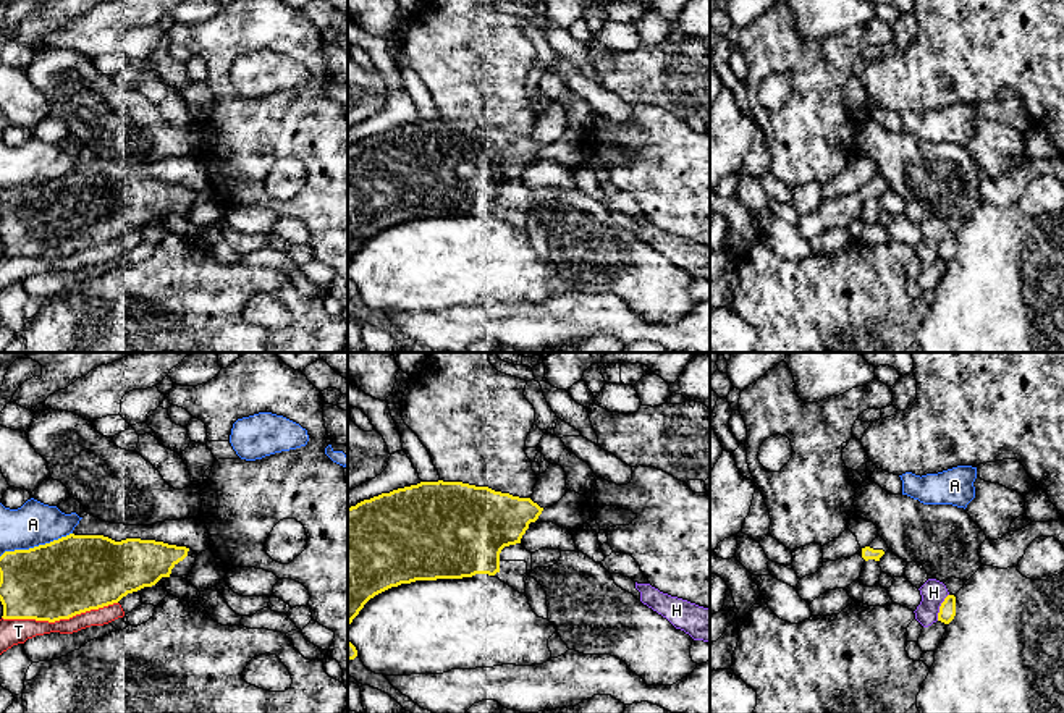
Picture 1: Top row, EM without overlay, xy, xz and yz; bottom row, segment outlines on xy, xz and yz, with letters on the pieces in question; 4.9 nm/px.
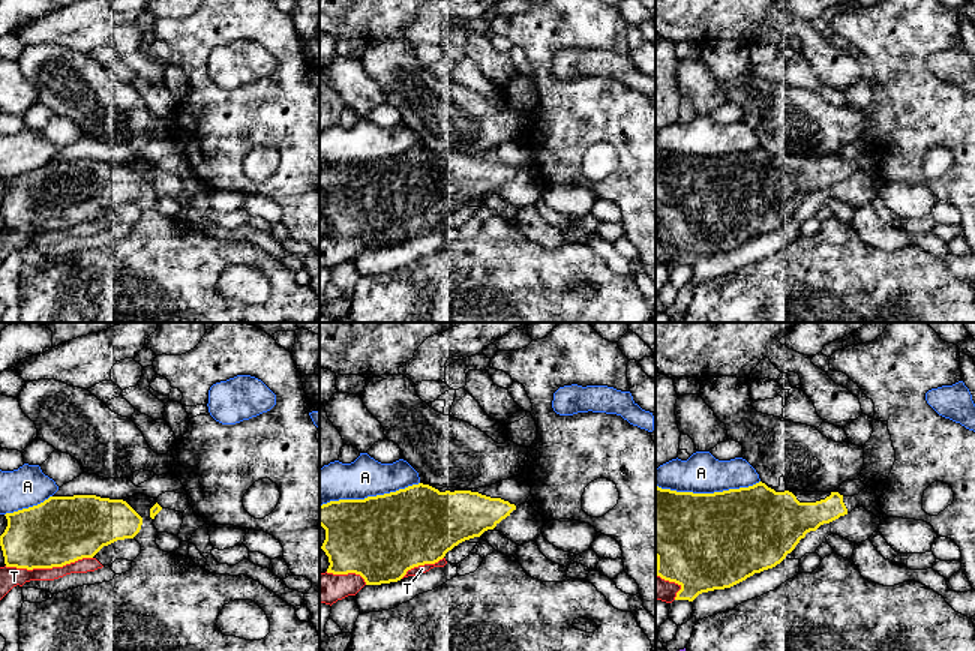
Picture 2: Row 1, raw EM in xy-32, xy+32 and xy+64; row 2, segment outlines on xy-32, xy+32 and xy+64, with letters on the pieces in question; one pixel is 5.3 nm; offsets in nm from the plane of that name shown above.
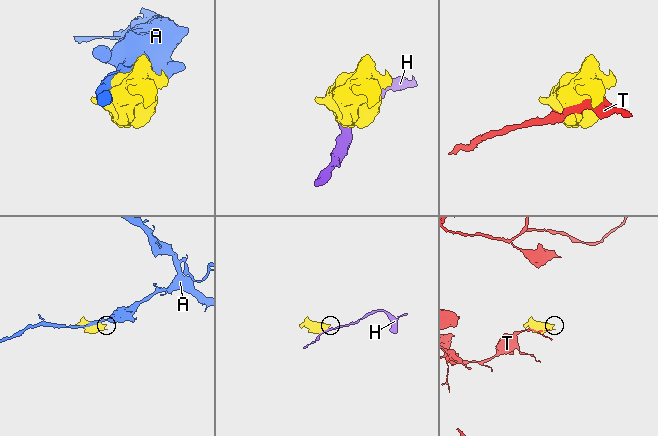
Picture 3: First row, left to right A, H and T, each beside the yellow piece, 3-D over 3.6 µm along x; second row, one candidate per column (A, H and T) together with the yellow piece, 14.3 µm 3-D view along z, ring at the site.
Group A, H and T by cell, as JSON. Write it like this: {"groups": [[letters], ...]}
{"groups": [["A"], ["H"], ["T"]]}

